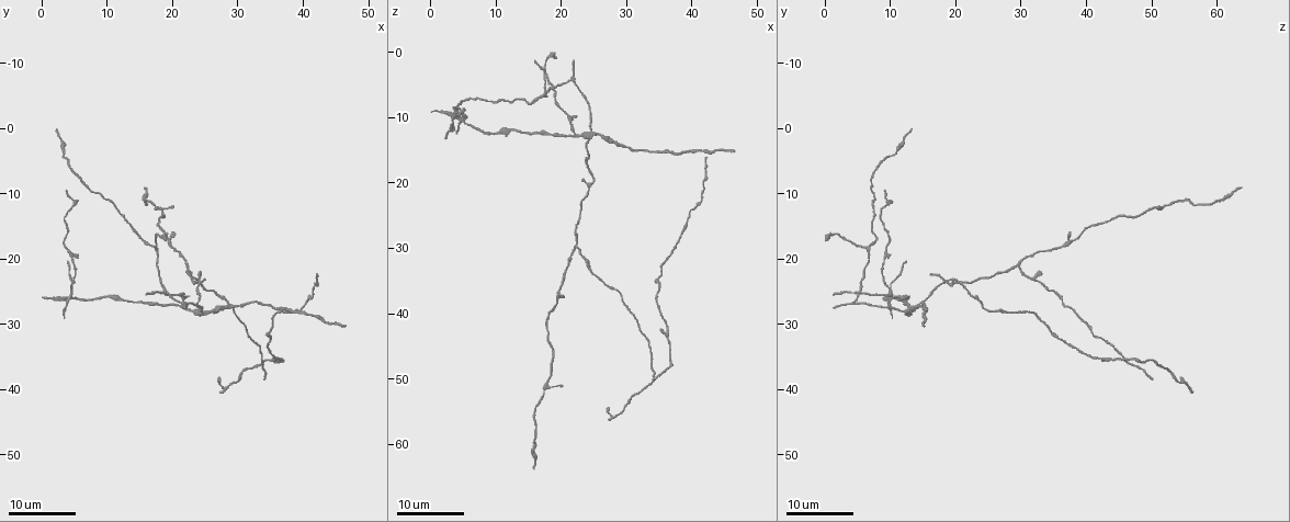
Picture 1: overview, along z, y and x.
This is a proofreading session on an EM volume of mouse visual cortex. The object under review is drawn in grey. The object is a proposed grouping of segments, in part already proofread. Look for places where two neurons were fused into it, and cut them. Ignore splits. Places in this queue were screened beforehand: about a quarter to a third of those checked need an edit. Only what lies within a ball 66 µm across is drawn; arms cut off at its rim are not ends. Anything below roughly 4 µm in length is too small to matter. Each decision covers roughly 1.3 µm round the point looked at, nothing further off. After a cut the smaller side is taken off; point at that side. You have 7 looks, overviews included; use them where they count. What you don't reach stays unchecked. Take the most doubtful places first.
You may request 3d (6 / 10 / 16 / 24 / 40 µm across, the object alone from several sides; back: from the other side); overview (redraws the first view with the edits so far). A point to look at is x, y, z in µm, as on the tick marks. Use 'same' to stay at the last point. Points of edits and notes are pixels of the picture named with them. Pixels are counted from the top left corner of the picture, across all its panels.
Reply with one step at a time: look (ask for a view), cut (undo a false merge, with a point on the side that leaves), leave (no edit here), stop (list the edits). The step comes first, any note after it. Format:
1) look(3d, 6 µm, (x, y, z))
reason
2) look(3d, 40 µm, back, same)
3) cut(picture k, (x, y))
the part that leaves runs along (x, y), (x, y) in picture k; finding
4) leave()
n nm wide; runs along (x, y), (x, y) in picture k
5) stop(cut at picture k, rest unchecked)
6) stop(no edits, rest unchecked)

look(3d, 24 µm, (19.0, 25.0, 5.0))
looks like a crossing

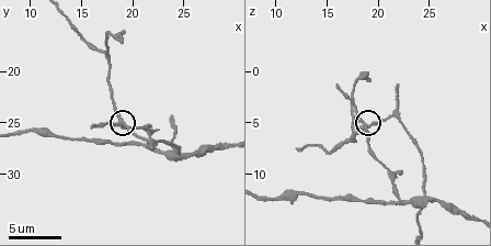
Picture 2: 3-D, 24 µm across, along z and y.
look(3d, 6 µm, (18.6, 24.8, 5.2))

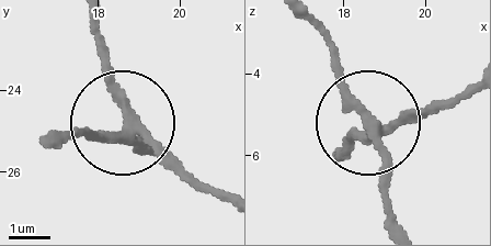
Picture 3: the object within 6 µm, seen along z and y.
cut(picture 3, (134, 147))
260 nm wide; the part that leaves runs along (372, 127), (386, 219) in picture 3; a second neuron is stuck on

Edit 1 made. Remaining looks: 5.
look(overview)

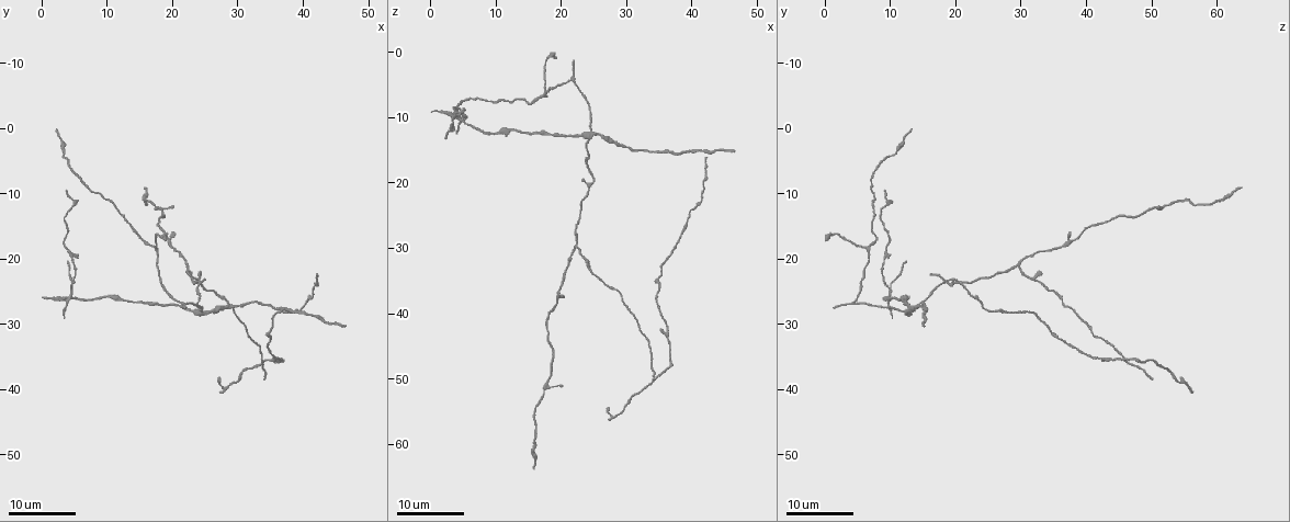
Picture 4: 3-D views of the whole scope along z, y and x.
look(3d, 24 µm, (22.0, 20.5, 30.0))
arms part here

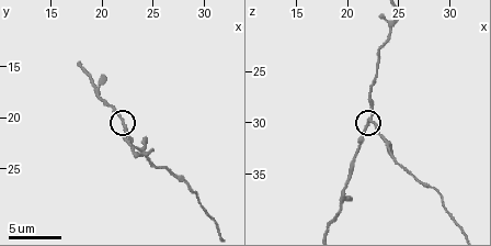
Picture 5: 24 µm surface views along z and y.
look(3d, 10 µm, (22.2, 20.6, 29.6))

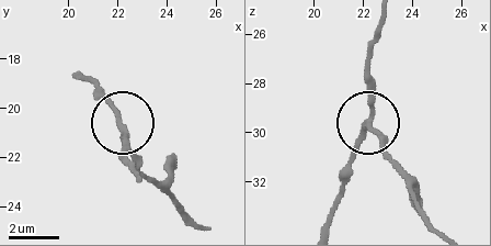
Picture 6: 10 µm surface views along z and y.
cut(picture 6, (141, 163))
200 nm wide; the part that leaves runs along (369, 122), (432, 223) in picture 6; two neurons meet here

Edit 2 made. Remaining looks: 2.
look(3d, 10 µm, (25.0, 28.2, 12.2))
three arms meet

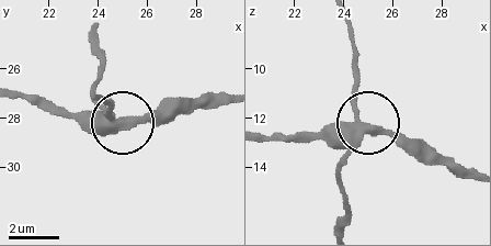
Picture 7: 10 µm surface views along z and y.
look(3d, 6 µm, (24.9, 28.3, 12.3))

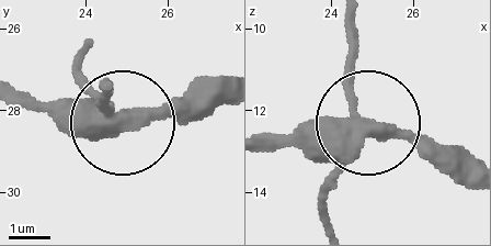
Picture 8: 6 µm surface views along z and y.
cut(picture 8, (164, 103))
side arm 50 µm; two neurons meet here

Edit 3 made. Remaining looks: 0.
stop(cut at picture 3, cut at picture 6, cut at picture 8, rest unchecked)

